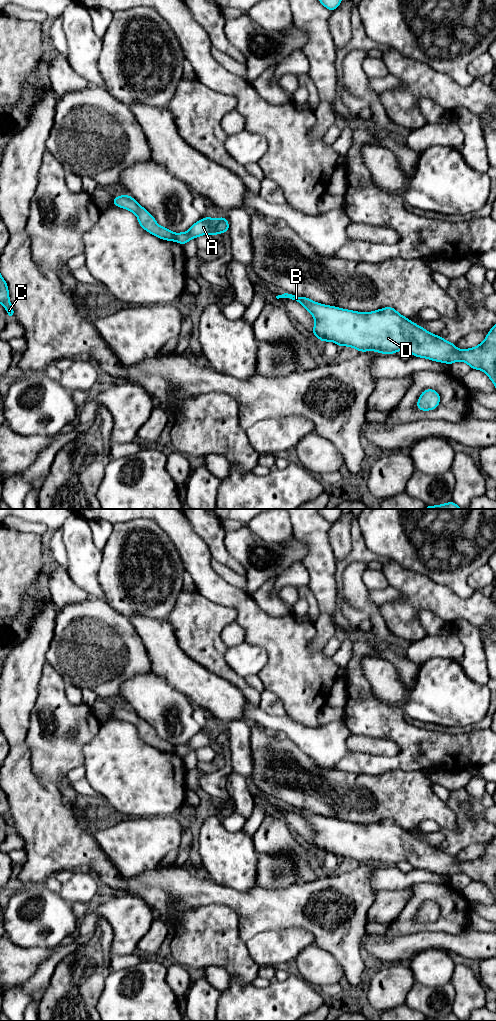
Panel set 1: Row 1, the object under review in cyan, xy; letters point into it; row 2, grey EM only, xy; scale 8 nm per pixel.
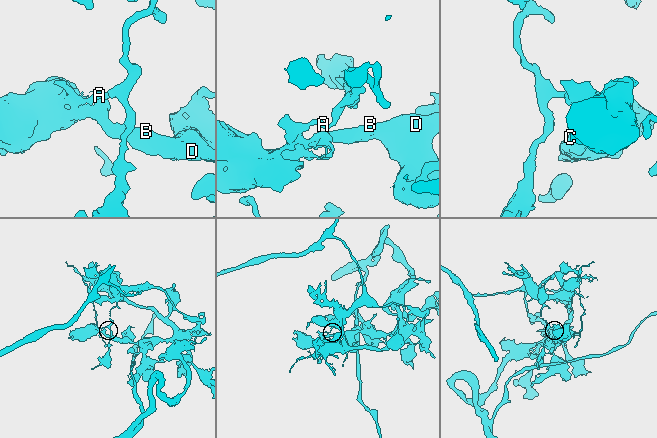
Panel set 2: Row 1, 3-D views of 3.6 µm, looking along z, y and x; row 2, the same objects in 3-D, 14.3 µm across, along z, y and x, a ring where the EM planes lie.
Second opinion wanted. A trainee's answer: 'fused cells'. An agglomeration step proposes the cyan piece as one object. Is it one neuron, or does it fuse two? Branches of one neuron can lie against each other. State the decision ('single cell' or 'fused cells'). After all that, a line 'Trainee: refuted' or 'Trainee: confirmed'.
fused cells
Trainee: confirmed

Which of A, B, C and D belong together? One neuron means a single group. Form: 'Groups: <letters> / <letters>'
Groups: A / B C D

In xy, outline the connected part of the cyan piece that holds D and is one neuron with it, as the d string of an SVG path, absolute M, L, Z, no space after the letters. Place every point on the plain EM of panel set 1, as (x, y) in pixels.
M284 805L276 808L299 814L315 831L312 846L320 853L332 853L364 863L393 866L408 862L423 869L452 876L465 873L471 881L484 883L496 899L496 837L485 852L471 861L458 862L454 855L434 847L399 826L393 819L369 825L323 817L306 809Z

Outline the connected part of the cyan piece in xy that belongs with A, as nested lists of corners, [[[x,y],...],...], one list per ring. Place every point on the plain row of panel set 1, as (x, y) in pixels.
[[[205,729],[194,735],[188,744],[176,745],[175,752],[181,757],[189,754],[191,750],[197,750],[204,746],[217,747],[219,745],[229,744],[229,736],[226,729],[219,729],[217,732]]]

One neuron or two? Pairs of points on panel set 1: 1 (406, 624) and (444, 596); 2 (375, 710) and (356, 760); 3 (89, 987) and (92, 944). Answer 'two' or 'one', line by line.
1: one
2: one
3: one

